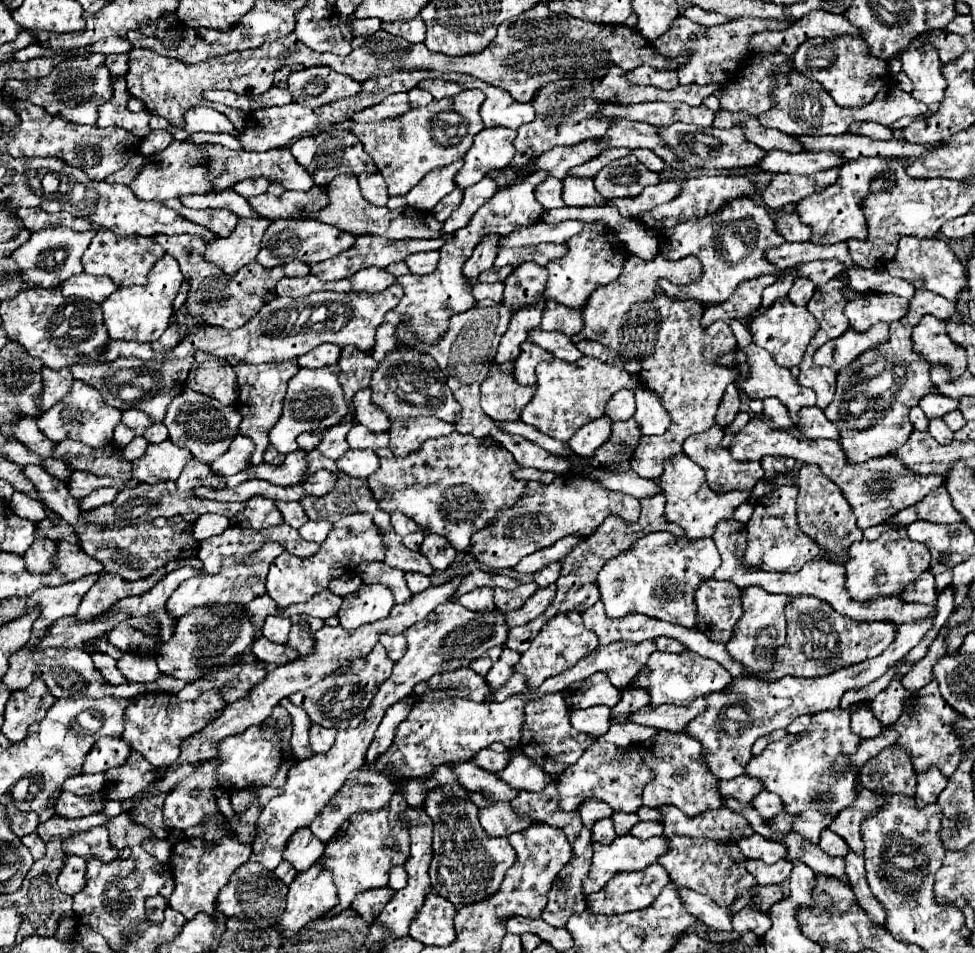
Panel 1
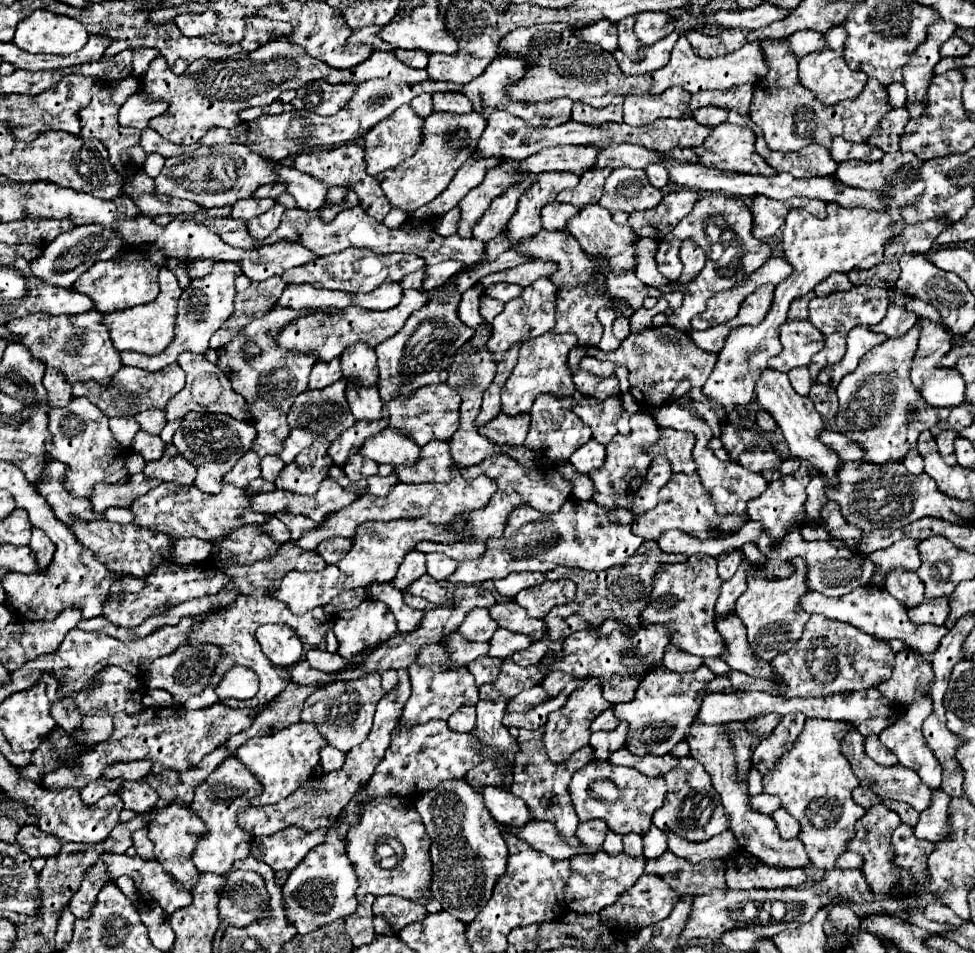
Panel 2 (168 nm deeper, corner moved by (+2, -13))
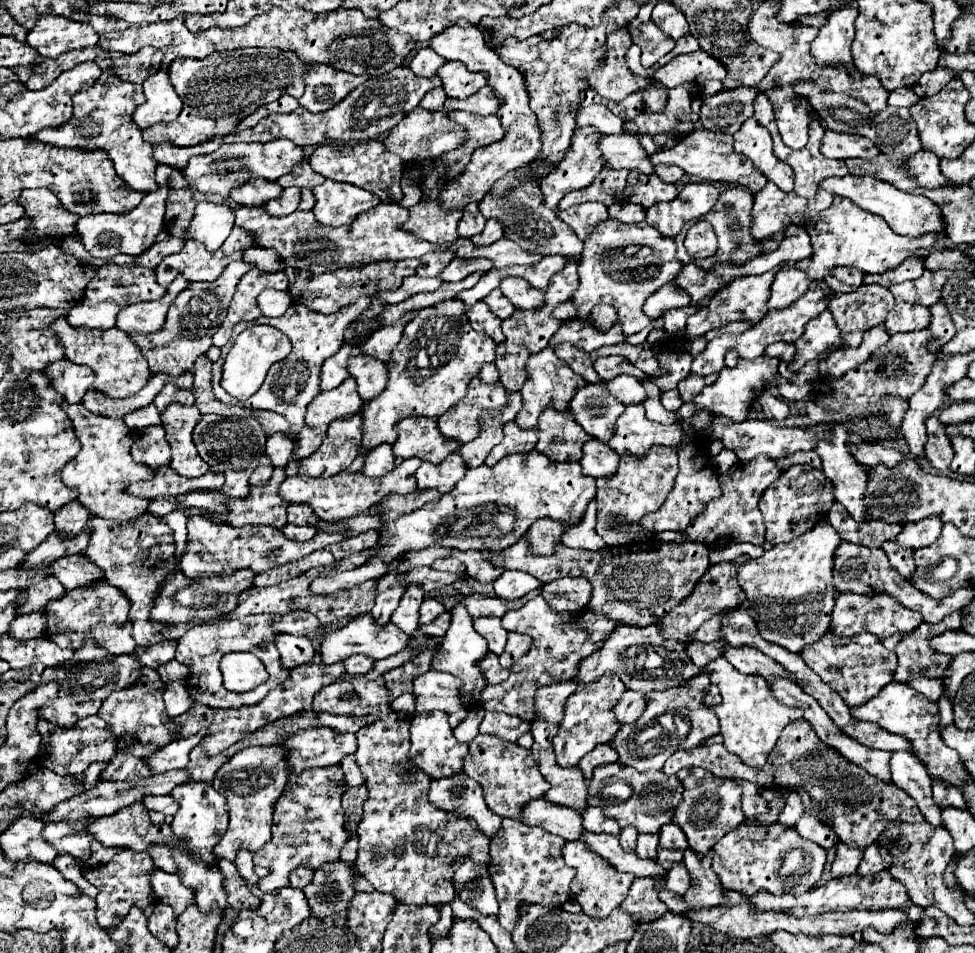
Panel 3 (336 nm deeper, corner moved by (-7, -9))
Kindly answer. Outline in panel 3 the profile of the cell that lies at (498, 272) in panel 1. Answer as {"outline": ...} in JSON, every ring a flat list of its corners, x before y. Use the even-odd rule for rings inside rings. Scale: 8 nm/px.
{"outline":[[507,277,505,281,501,281,499,289,519,309,541,307,541,303,545,301,545,291,535,289,533,285,529,285,525,279,519,277]]}

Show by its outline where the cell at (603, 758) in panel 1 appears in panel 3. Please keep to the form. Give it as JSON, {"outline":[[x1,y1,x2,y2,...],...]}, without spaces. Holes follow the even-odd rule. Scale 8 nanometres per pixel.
{"outline":[[623,763,601,765,593,771,589,781,587,805,601,807,603,813,615,819,621,827,633,825,639,833,659,833,661,825,671,821,673,809,681,801,681,781,675,775,665,775,663,771,641,773]]}

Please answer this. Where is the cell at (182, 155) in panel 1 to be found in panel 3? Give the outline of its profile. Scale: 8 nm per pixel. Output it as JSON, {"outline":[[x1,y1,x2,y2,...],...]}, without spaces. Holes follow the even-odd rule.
{"outline":[[275,139,269,143,233,143,221,145,215,153,191,157,181,173,189,181,189,189,229,197,229,191,239,187,239,183,245,183,245,179,251,179,251,175,263,177,265,181,277,181,281,175,293,171,299,161,303,161,303,149,289,143,289,139]]}

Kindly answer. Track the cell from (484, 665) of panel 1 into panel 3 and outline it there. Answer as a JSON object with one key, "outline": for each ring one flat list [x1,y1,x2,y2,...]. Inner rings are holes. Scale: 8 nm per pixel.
{"outline":[[487,653,485,659,481,659,479,667,481,667,481,671,483,671,483,675,485,675,485,679,489,683,499,683,501,681,501,675,499,673,503,671,503,667,499,665,499,657,497,655]]}

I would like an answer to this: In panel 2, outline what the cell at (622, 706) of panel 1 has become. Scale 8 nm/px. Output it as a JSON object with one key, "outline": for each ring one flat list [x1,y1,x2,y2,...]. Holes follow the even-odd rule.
{"outline":[[620,721,616,731,596,731,596,733,592,733,592,737,590,737,592,761,608,761,610,753,624,747,626,733,628,733,628,727,626,727,624,721]]}

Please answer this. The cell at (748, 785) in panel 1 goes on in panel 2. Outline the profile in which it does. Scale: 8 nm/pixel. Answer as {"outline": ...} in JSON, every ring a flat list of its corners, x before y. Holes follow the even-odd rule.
{"outline":[[766,793,756,795,756,797,750,797,750,805,752,805,756,811,766,813,766,815,772,815,778,807,782,807,780,799,776,799,774,795,766,795]]}

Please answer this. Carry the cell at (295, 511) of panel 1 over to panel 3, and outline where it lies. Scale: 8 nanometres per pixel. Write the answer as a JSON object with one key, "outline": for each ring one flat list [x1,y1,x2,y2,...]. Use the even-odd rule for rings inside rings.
{"outline":[[289,505,287,515,289,515,287,521,295,525,315,525,317,523,317,515,313,515,313,509,305,505]]}

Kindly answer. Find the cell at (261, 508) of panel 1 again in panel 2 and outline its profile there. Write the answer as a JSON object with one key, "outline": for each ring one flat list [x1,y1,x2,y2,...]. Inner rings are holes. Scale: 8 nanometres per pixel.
{"outline":[[268,517,268,521,262,525,264,531,268,531,268,535,272,535,272,539,276,539,278,543,286,543,290,541,290,531,288,527,278,519,278,517]]}

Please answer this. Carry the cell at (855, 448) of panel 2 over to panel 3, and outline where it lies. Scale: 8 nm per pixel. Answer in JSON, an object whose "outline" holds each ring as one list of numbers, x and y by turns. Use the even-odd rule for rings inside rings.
{"outline":[[865,443,865,447,857,447,857,451,853,453,853,457,863,463,865,467,873,467,873,465,887,465,893,467,899,461,905,459,905,455,889,445,881,445,881,443]]}

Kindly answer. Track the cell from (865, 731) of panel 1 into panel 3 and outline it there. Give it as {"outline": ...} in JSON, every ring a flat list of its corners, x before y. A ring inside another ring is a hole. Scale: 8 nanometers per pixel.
{"outline":[[893,751,889,767,893,783,915,799,921,813,925,815,925,821,935,827,941,825,941,809,933,803,931,777,923,763,915,759,915,755,909,751]]}

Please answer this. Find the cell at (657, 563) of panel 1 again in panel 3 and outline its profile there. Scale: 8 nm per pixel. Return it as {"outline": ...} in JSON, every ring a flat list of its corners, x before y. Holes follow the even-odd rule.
{"outline":[[725,643,723,651,725,651,723,657,741,673,753,673,753,675,763,675,763,677,783,675,795,681,795,677,789,675,779,663,775,663,773,659,769,659,755,647,729,647,729,643]]}

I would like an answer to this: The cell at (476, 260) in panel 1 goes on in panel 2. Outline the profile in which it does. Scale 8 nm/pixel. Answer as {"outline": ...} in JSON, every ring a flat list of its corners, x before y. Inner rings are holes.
{"outline":[[480,285,468,289,464,295,462,295,462,301,460,301,460,307,458,307,458,317,464,325,472,327,472,329,478,329,482,325,486,325,486,321,482,319,480,311,478,311,478,303,480,303,480,297,484,295,484,289,480,289]]}

